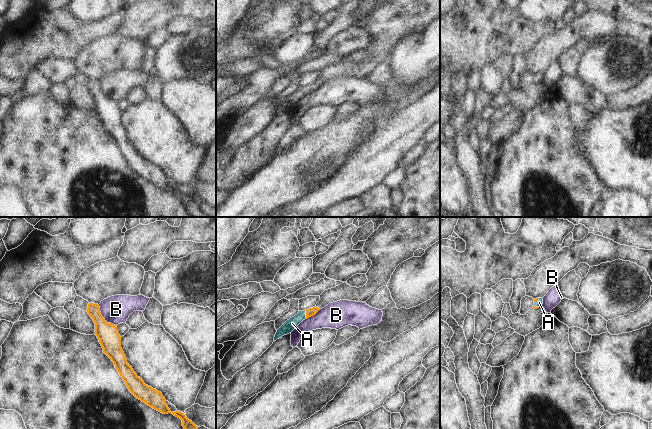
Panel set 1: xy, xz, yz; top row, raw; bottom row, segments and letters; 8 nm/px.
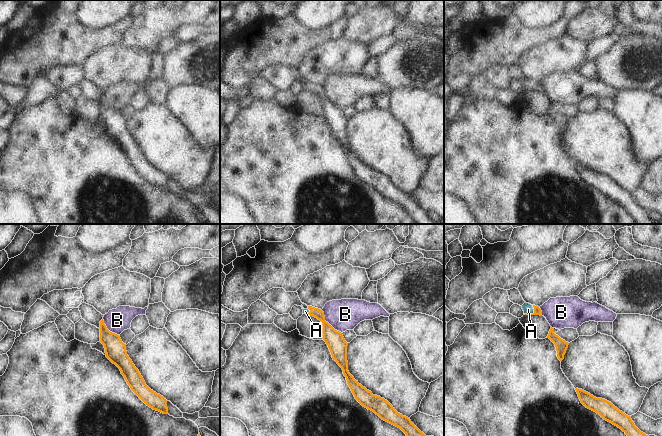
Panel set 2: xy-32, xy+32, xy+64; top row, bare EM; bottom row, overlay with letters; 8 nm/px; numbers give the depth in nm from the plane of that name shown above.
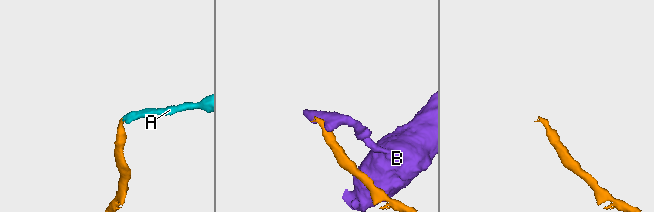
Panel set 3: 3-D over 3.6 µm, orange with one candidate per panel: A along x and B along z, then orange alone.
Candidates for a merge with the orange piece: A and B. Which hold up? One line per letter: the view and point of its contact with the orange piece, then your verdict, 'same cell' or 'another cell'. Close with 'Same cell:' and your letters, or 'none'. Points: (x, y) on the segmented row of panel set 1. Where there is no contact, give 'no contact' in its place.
A: meets orange in xz at (306, 314); same cell
B: meets orange in xy at (103, 318); another cell
Same cell: A

